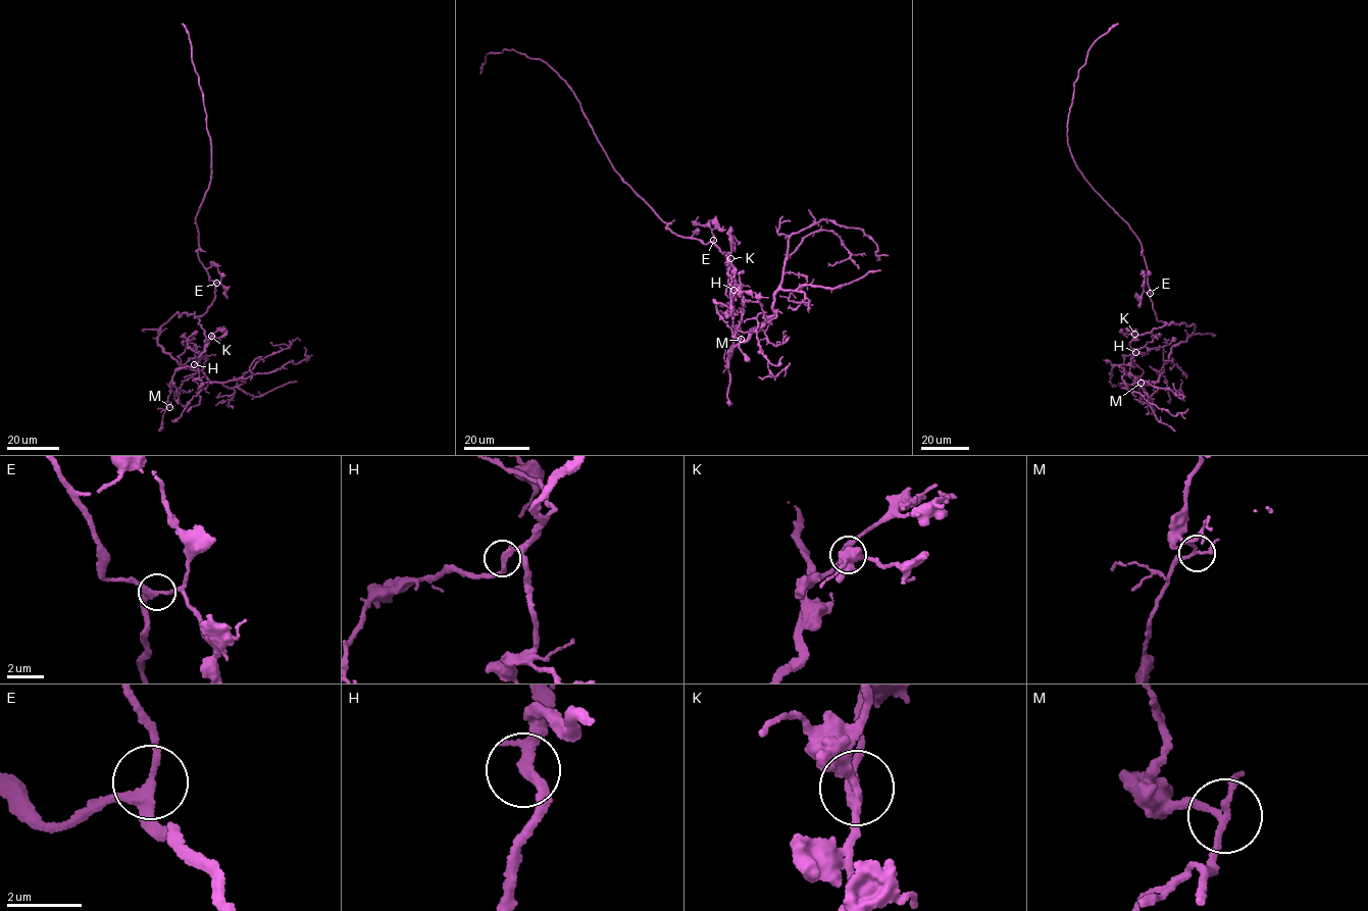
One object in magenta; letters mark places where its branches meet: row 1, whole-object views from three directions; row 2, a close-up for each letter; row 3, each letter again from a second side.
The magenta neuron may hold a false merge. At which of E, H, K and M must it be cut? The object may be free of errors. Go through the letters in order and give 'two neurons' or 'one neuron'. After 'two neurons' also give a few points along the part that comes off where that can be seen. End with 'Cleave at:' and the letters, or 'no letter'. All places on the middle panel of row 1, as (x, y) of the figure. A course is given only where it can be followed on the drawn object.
E: one neuron
H: one neuron
K: one neuron
M: one neuron
Cleave at: no letter

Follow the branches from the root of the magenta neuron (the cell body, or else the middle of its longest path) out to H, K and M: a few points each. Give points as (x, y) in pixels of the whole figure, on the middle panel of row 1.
H: (716, 246), (726, 257), (729, 275), (726, 294), (732, 293), (728, 267), (727, 273), (736, 283), (733, 290)
K: (716, 246), (726, 257), (729, 275), (725, 293), (729, 297), (732, 293), (730, 258)
M: (716, 246), (726, 257), (729, 297), (728, 267), (736, 283), (730, 307), (716, 311), (741, 339)

